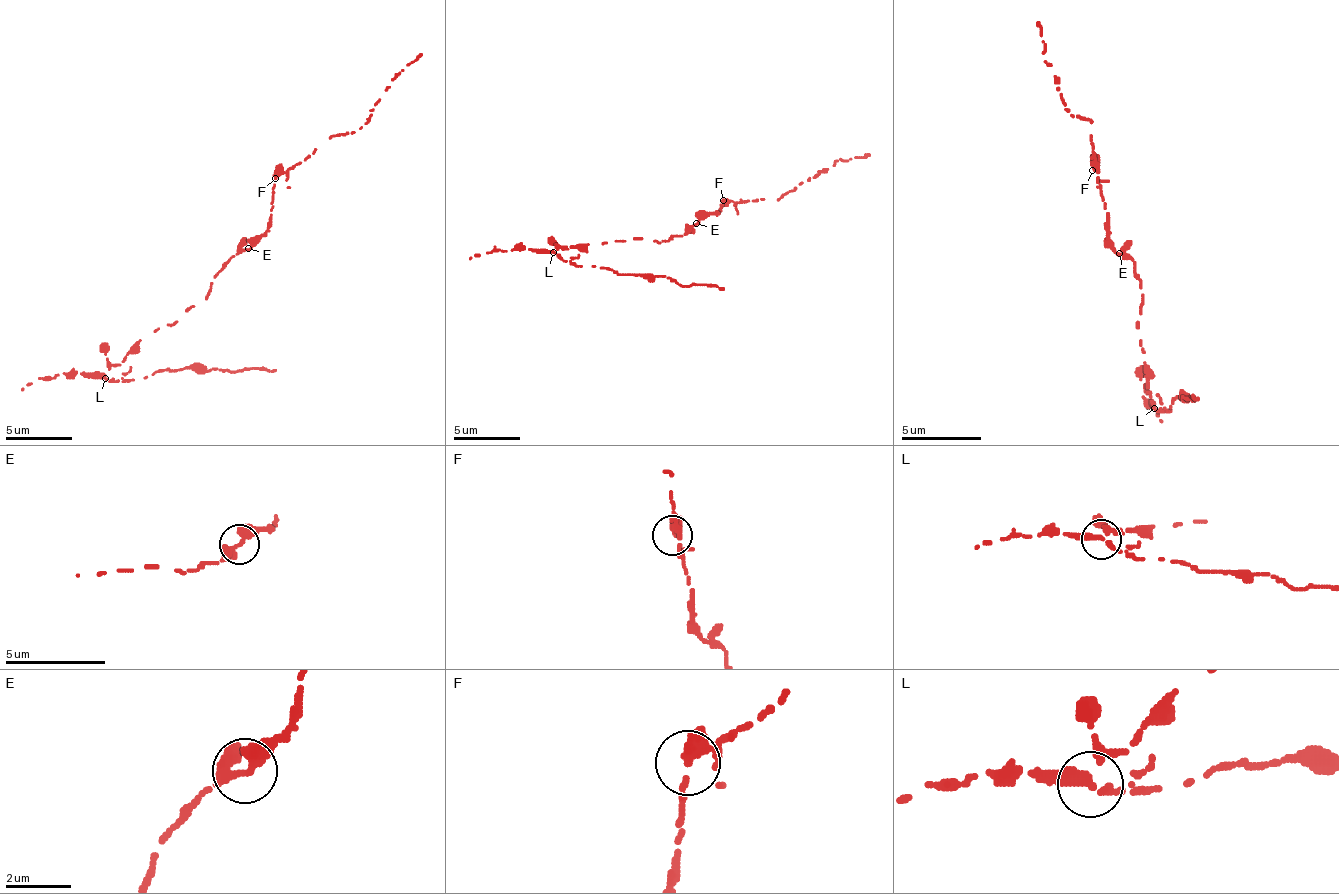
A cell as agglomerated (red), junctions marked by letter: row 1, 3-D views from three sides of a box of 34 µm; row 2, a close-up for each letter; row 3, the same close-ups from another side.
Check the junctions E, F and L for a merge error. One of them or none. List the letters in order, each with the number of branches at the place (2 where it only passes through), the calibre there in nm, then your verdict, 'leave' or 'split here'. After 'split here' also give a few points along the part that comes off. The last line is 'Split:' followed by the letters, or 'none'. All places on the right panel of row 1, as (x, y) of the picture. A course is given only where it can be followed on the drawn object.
E: 3 branches meet; 240 nm thick; leave
F: 3 branches meet; 280 nm thick; leave
L: 3 branches meet; 240 nm thick; split here; foreign part runs (1155, 409), (1171, 409), (1179, 397), (1199, 401)
Split: L

